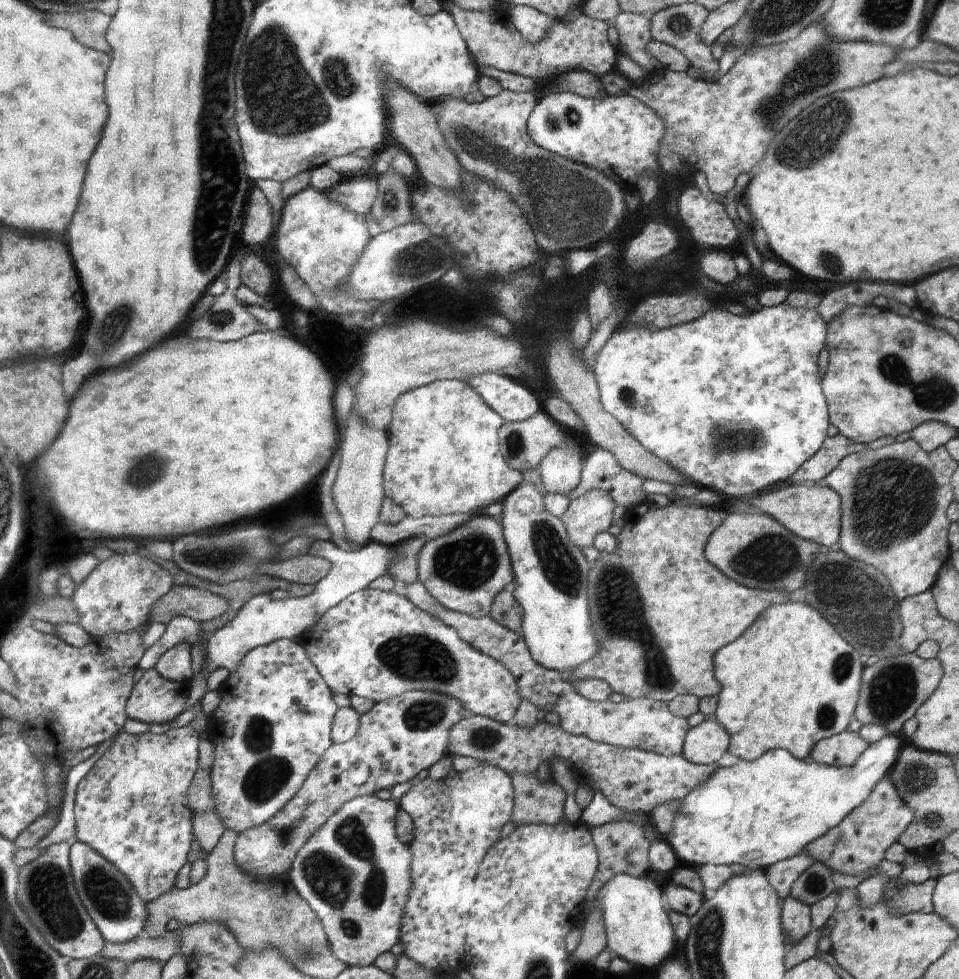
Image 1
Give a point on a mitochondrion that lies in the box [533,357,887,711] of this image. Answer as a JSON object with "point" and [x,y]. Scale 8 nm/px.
{"point":[624,617]}

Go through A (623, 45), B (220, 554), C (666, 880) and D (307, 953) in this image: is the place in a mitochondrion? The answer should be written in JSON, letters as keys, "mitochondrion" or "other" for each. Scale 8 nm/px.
{"A":"other","B":"mitochondrion","C":"other","D":"mitochondrion"}

